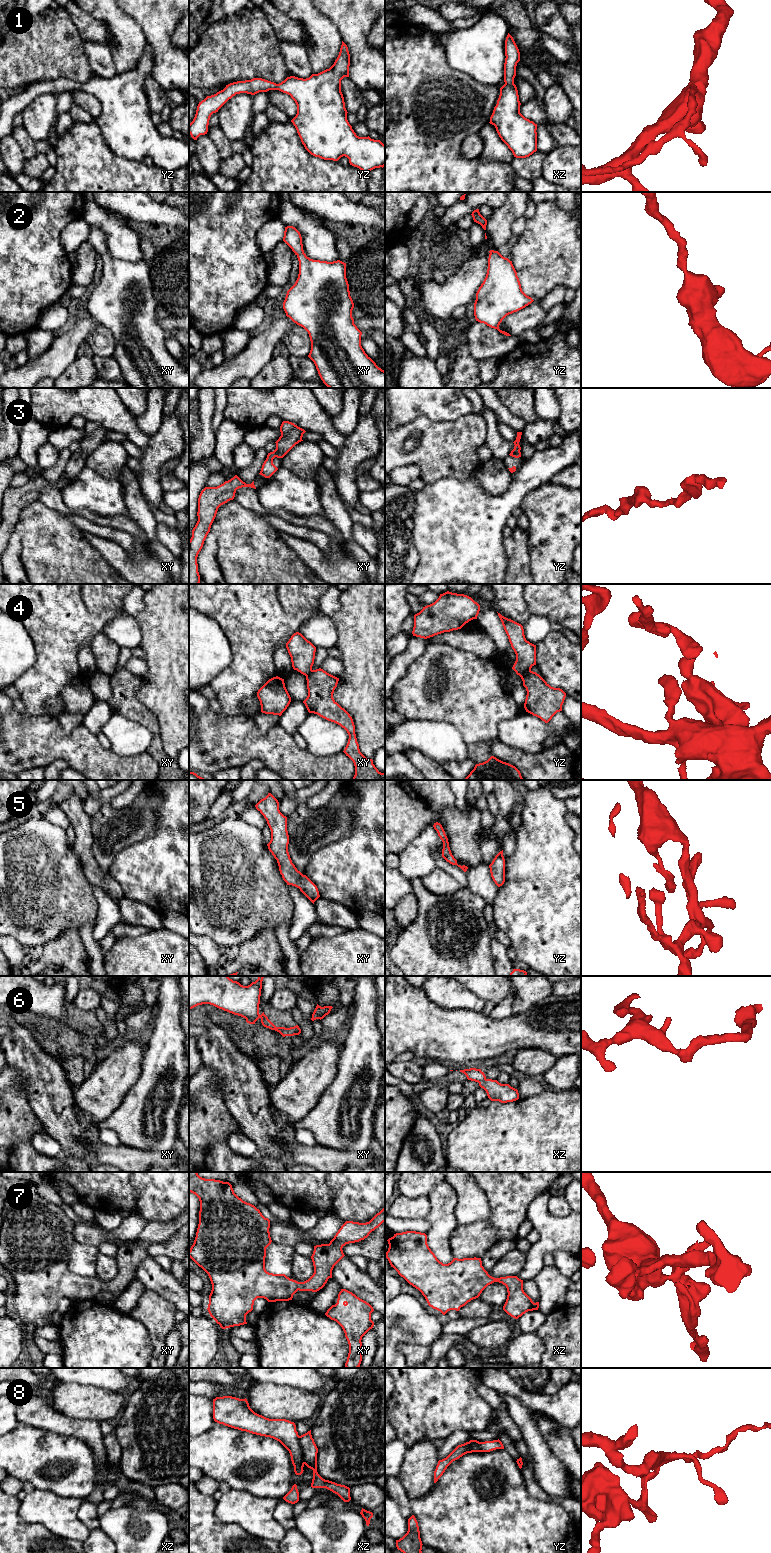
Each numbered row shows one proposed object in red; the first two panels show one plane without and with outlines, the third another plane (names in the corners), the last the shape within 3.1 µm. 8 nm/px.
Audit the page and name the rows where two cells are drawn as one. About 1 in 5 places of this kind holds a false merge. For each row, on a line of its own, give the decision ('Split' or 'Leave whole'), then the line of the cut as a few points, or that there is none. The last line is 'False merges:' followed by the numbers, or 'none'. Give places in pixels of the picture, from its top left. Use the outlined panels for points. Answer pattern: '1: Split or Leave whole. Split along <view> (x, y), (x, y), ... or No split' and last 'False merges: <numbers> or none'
1: Leave whole. No split
2: Leave whole. No split
3: Leave whole. No split
4: Split. Split along yz (530, 670), (520, 676)
5: Leave whole. No split
6: Leave whole. No split
7: Leave whole. No split
8: Leave whole. No split
False merges: 4

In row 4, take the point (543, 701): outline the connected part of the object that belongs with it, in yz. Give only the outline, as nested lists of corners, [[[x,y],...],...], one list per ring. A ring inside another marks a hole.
[[[533,671],[521,676],[521,679],[527,691],[524,703],[526,712],[548,723],[557,712],[562,711],[566,697],[566,693],[562,689],[551,687],[539,674]]]

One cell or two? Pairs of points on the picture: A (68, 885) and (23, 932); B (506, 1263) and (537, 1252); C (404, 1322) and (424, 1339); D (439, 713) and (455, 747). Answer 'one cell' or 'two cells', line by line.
A: one cell
B: two cells
C: one cell
D: two cells

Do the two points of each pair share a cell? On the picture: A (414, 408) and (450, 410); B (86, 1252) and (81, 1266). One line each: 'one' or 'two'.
A: one
B: one

